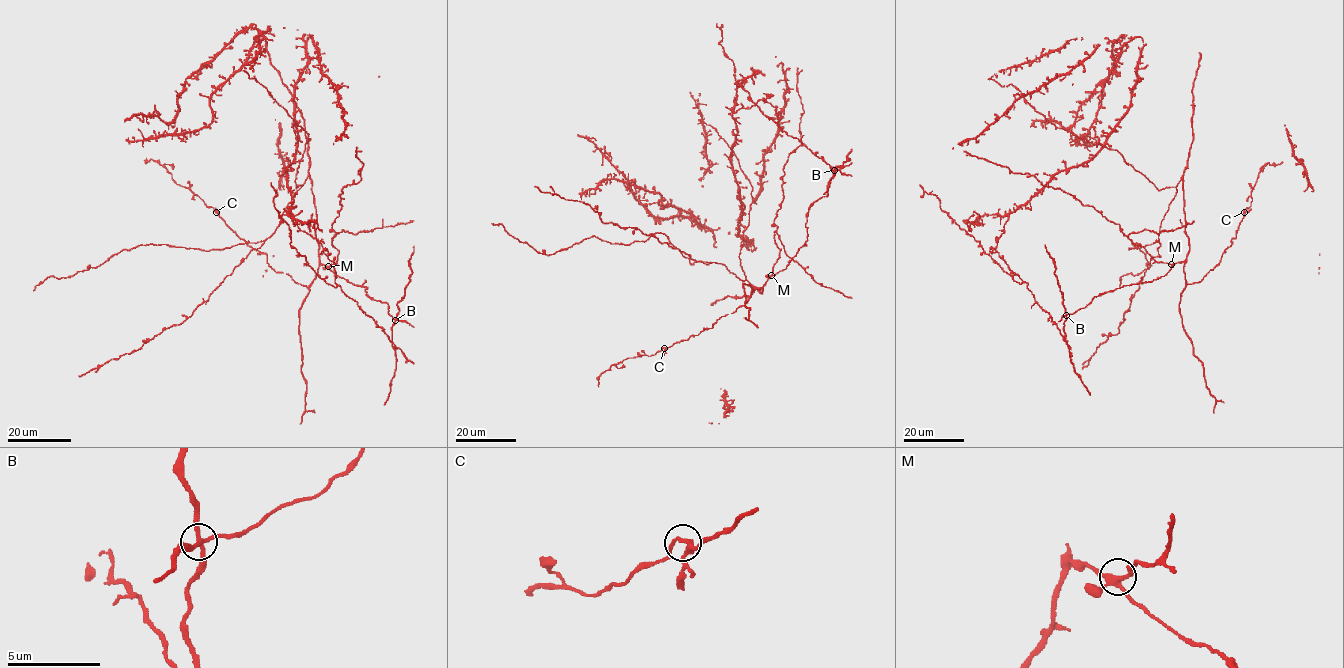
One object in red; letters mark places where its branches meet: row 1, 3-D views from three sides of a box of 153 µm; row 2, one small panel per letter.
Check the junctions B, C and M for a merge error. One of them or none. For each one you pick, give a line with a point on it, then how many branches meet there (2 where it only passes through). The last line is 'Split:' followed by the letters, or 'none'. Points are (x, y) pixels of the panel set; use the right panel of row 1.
B: place (1066, 315); branches 4
Split: B

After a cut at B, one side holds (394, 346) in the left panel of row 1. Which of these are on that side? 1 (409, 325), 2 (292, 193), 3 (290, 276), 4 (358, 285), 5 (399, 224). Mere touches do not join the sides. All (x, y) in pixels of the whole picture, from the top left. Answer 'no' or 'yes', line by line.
1: no
2: no
3: no
4: no
5: no

